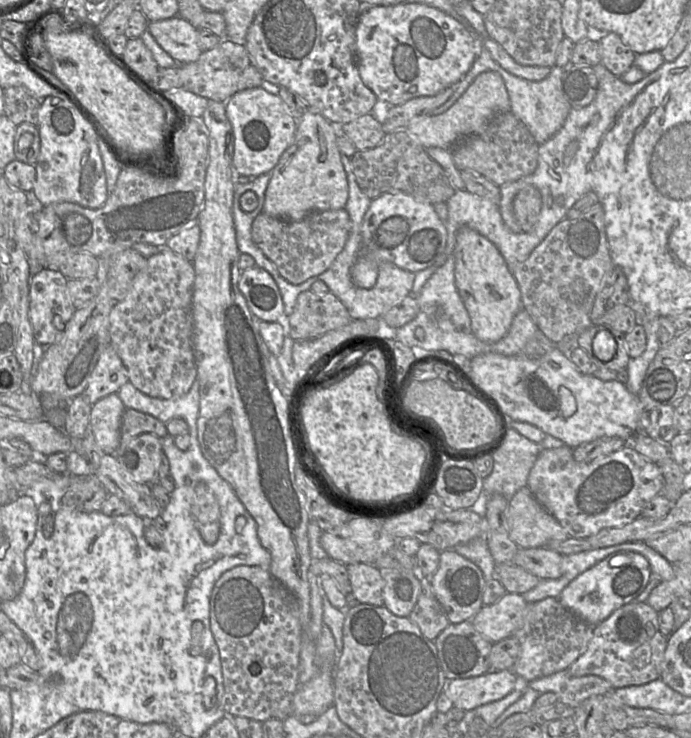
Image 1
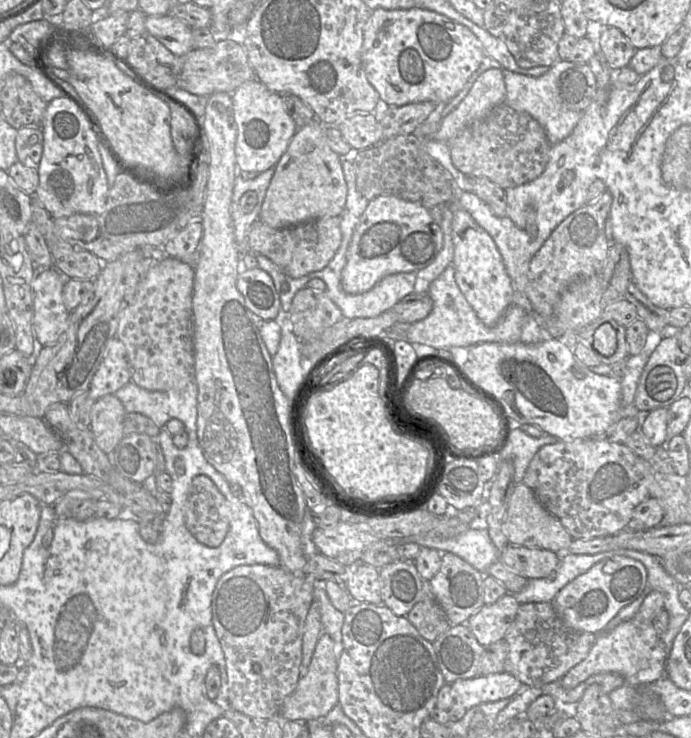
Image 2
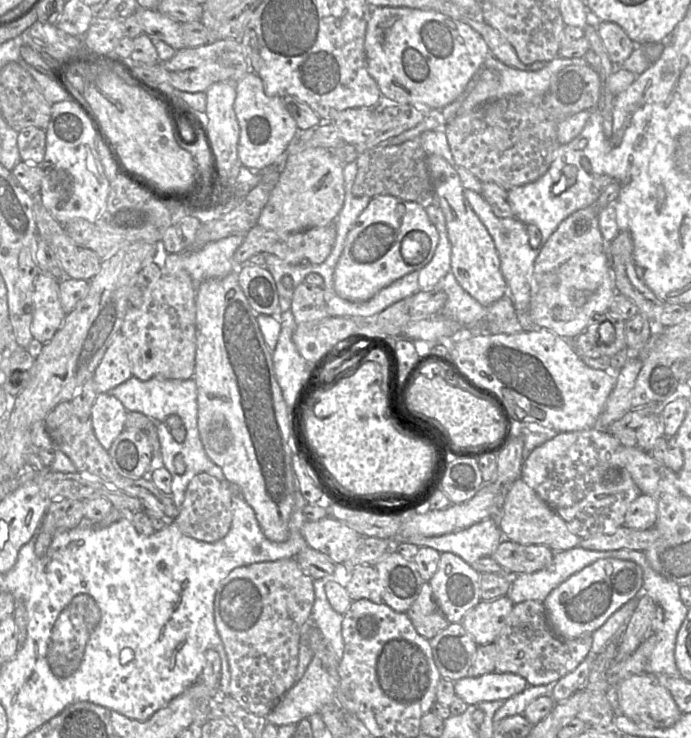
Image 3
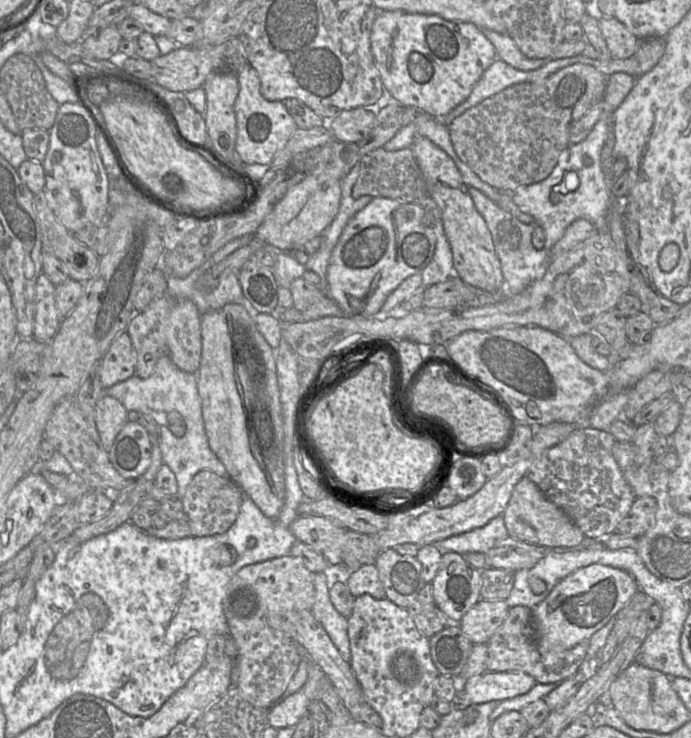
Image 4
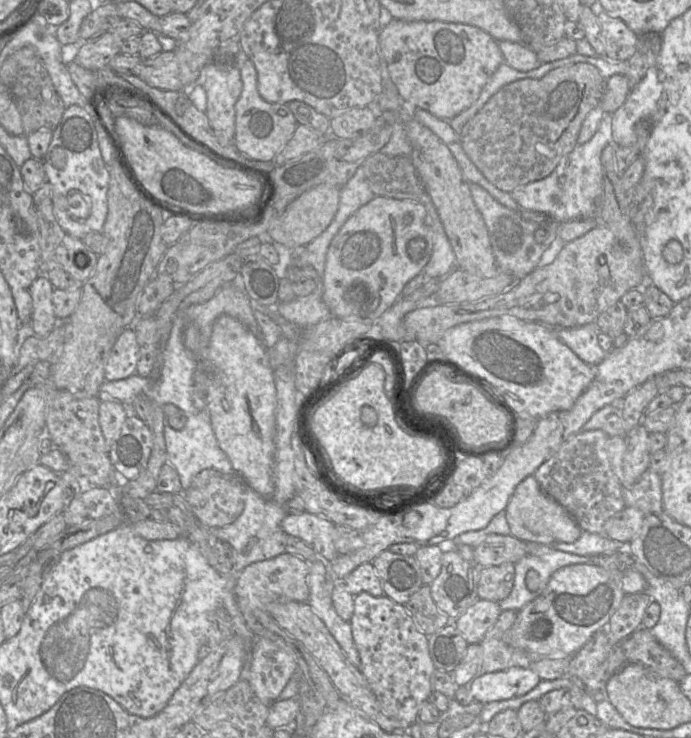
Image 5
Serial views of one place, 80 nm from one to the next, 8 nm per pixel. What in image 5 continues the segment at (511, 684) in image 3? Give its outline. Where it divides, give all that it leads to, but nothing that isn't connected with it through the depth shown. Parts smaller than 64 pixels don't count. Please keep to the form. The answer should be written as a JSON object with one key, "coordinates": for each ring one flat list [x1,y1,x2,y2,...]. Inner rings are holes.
{"coordinates":[[510,668,476,676,469,683,469,689,474,702,484,705,523,696,540,681,540,677,530,669]]}

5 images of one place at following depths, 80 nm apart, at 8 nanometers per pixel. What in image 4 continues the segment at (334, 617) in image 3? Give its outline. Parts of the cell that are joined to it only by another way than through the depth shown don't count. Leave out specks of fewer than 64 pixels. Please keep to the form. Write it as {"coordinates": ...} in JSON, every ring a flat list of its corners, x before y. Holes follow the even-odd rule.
{"coordinates":[[313,573,313,583,315,601,311,609,312,614,337,647,342,659,349,662,351,651,347,618,341,615,331,603,326,573]]}

